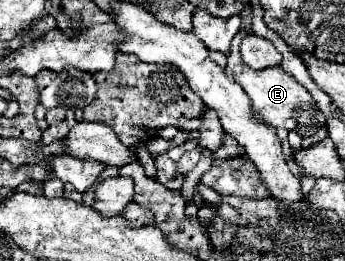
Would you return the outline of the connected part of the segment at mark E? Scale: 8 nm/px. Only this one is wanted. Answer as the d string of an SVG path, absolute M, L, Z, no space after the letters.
M236 43L232 45L232 55L230 55L230 61L224 71L236 83L242 85L242 89L246 91L246 95L252 101L252 115L258 117L260 121L264 121L268 127L296 131L302 137L308 137L308 135L314 135L326 123L326 117L316 107L314 97L292 75L288 75L282 67L272 67L272 69L262 69L262 71L254 71L250 67L246 67L240 59L240 51L238 51Z

